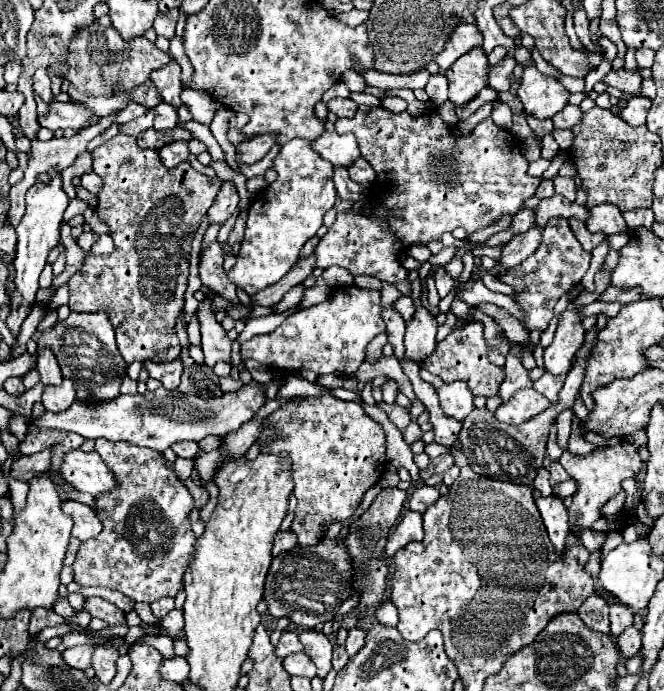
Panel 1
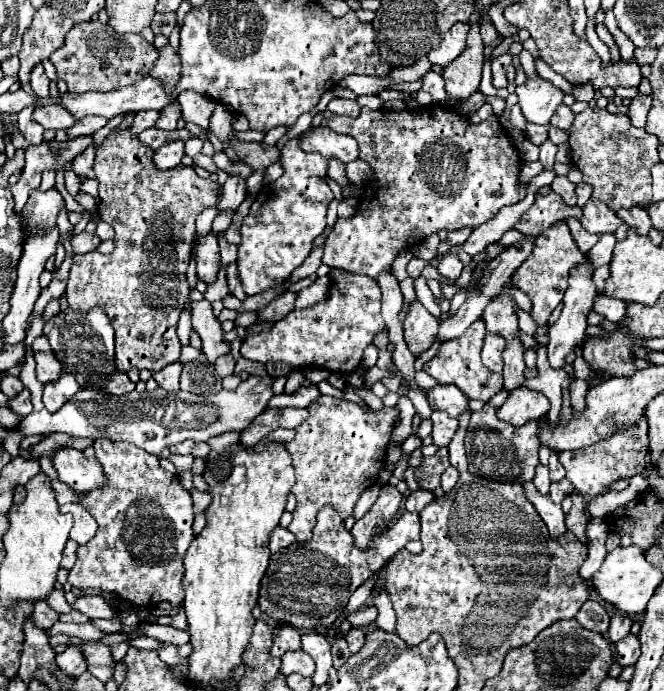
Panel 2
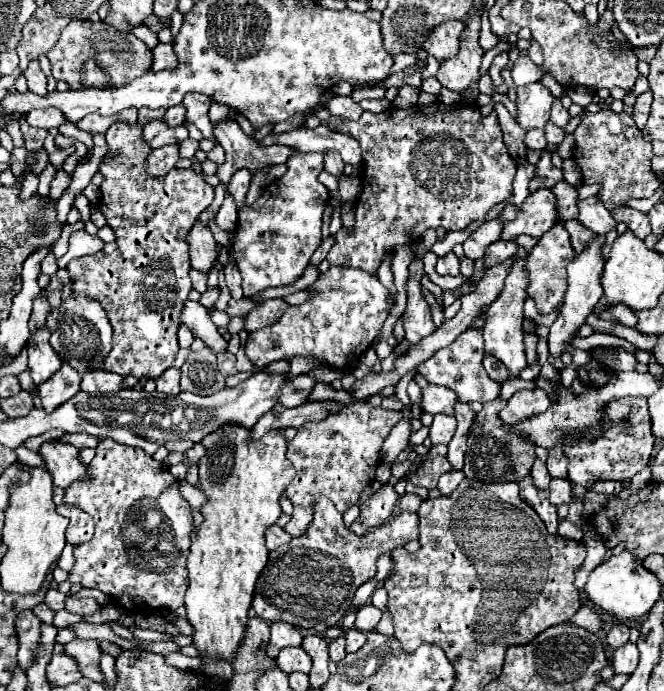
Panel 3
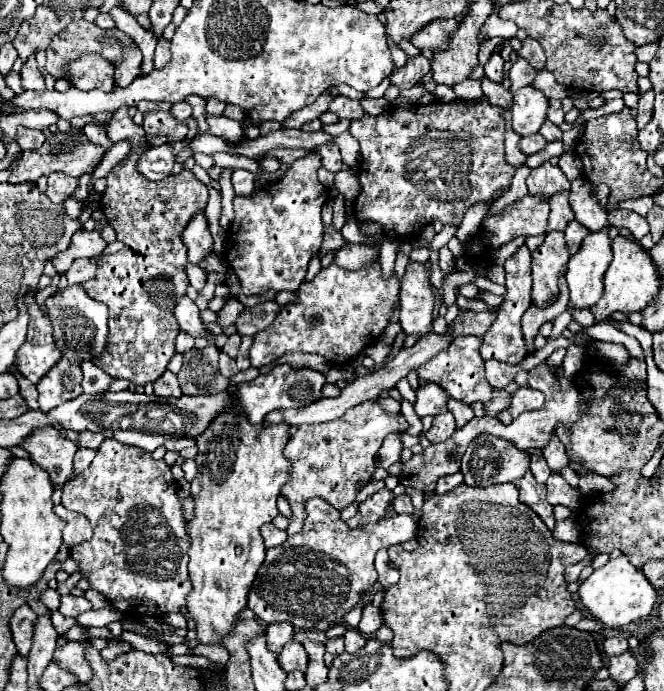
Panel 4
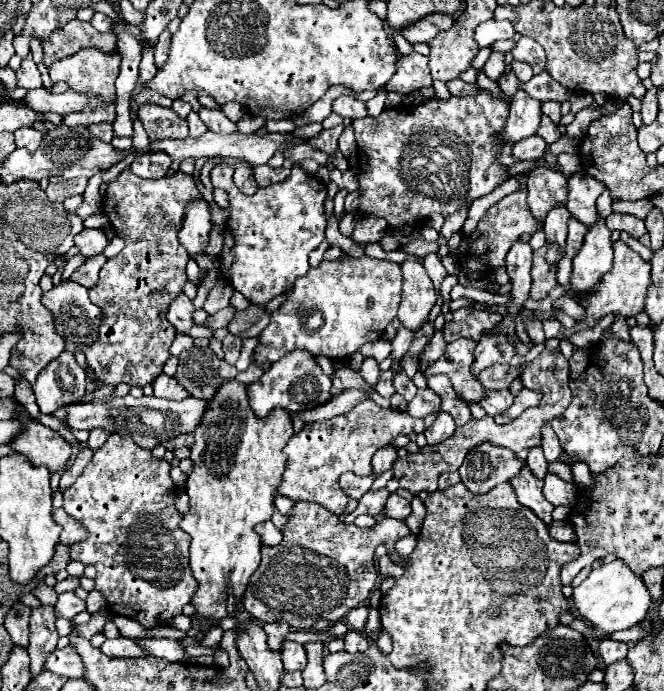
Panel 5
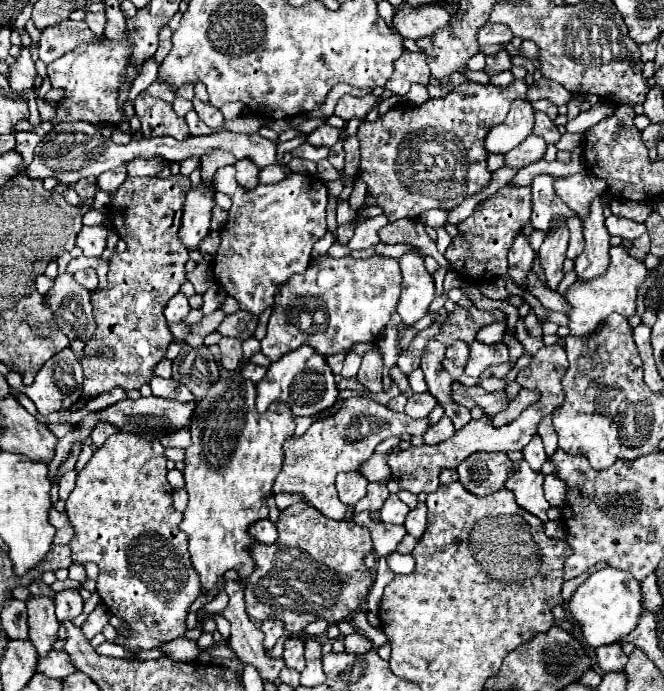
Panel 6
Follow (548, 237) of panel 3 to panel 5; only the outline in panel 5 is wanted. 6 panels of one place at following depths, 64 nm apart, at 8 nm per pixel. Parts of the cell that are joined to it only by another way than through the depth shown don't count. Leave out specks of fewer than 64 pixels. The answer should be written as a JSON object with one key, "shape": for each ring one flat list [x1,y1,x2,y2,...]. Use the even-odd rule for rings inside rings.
{"shape":[[544,246,534,252,534,264,532,264,532,290,530,298,532,300,542,300,548,296,548,292,556,286,556,272,554,268,548,268,548,262,544,260]]}

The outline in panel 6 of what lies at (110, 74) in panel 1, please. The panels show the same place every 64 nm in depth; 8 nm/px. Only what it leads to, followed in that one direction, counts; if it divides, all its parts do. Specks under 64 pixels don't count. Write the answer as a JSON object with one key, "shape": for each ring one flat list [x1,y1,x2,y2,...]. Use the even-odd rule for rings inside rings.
{"shape":[[64,20,62,24,48,26,42,30,38,58,44,64,50,64,52,60,60,58,64,52,70,52,72,48,76,48,78,42,82,44,82,42,92,42,92,40,96,40,96,36,88,30,84,22]]}

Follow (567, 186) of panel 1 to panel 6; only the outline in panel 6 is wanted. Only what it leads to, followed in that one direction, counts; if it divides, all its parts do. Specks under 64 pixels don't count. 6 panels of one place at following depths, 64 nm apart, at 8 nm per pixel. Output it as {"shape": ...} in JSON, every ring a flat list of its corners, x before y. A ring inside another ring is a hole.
{"shape":[[558,222,558,226,554,228,554,232,550,236,546,236,544,244,538,250,540,266,542,266,544,278,546,278,546,286,550,290,554,290,554,292,558,290,560,280,564,278,562,262,566,258,566,246,568,246,566,222]]}

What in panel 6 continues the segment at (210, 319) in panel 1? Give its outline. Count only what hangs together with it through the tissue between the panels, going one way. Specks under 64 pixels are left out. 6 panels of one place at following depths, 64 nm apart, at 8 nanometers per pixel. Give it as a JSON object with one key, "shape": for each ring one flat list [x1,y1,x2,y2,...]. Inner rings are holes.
{"shape":[[178,292,176,296,172,296,172,298,168,300,168,304,166,304,166,308,164,308,164,318,166,318,168,324,178,324,178,322,182,322,182,318,188,314,188,310,190,310,188,298,186,298,182,292]]}

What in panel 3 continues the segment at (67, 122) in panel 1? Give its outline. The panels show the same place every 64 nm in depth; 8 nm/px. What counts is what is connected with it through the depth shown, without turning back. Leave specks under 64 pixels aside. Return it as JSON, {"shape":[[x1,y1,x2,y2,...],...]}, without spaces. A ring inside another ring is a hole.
{"shape":[[46,108,46,110,32,110,26,114,26,122,30,126,36,126,36,128,44,128,44,130,50,130,50,128,58,128,60,124,64,124,64,116,62,112,58,112,56,108]]}

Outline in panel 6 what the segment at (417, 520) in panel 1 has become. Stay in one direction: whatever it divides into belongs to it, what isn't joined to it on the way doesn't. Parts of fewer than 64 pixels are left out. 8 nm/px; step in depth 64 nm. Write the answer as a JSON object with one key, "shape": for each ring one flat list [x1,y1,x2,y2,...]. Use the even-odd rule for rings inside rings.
{"shape":[[300,502,280,512,276,530,278,540,274,544,254,542,250,546,254,570,244,580,244,598,252,620,280,620,284,630,296,636,320,618,328,624,338,624,364,602,374,580,364,566,364,556,374,550,366,526,354,520,328,520,310,504]]}

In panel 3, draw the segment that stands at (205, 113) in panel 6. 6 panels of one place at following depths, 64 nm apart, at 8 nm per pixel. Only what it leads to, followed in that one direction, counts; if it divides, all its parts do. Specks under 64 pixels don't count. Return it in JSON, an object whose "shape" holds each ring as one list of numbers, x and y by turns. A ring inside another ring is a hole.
{"shape":[[234,118,216,124,214,136,220,142,220,146,226,150,226,162,218,166,216,172,224,188,228,188,232,174,240,168,248,168,250,172,256,172,268,164,286,164,288,158,294,154,294,148,280,146,280,144,260,148,254,138,242,132,242,128],[226,190,226,198,224,198,224,202,222,202,222,206,220,206,218,214,216,214,216,224,222,230,230,232,236,226,236,218,238,218,238,214,236,214,236,202,232,202,232,198,230,198,230,194]]}

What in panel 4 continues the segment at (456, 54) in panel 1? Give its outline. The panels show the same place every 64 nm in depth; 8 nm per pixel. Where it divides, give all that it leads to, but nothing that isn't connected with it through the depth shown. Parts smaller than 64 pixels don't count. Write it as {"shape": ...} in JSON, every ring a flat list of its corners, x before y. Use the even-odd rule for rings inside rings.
{"shape":[[432,20,428,22,420,32,416,32,416,36,412,36,412,44,416,48,428,48,428,50,438,50,444,48,444,44,448,44,448,36,450,32,454,32,458,28,458,20]]}

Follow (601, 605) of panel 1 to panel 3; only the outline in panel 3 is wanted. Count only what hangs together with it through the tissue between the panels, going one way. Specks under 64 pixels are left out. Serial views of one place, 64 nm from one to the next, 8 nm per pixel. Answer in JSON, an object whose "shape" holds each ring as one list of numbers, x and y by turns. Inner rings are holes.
{"shape":[[582,606,572,618,570,618,570,624,576,624,576,626,582,626,586,628,588,632,600,632,602,630,602,620,600,620,600,614,588,606]]}

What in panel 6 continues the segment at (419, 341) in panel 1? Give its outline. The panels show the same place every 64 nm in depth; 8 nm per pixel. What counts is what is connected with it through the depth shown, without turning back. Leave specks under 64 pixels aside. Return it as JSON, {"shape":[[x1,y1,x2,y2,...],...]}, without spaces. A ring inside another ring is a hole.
{"shape":[[410,250,400,260,402,270,402,294,398,302,398,314,406,326,418,322,434,300,434,280,424,268,424,260,418,252]]}

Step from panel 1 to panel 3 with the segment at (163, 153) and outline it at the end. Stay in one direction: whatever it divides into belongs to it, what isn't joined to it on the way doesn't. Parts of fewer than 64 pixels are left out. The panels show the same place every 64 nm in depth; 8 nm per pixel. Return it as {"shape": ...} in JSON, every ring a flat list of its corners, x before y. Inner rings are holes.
{"shape":[[178,144,162,146,152,150,150,156,146,158,146,172,152,178,160,178,160,176,166,176,176,162,178,162]]}

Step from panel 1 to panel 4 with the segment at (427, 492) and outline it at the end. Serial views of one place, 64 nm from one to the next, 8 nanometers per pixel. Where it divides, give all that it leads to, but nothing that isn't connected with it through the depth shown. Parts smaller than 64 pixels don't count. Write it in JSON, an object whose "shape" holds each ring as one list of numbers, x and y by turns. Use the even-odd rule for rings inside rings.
{"shape":[[404,494,404,496,396,496,396,498,392,500,390,506,392,506,392,510,394,510,396,514,412,514,412,512,414,512,414,506,412,506,408,494]]}

